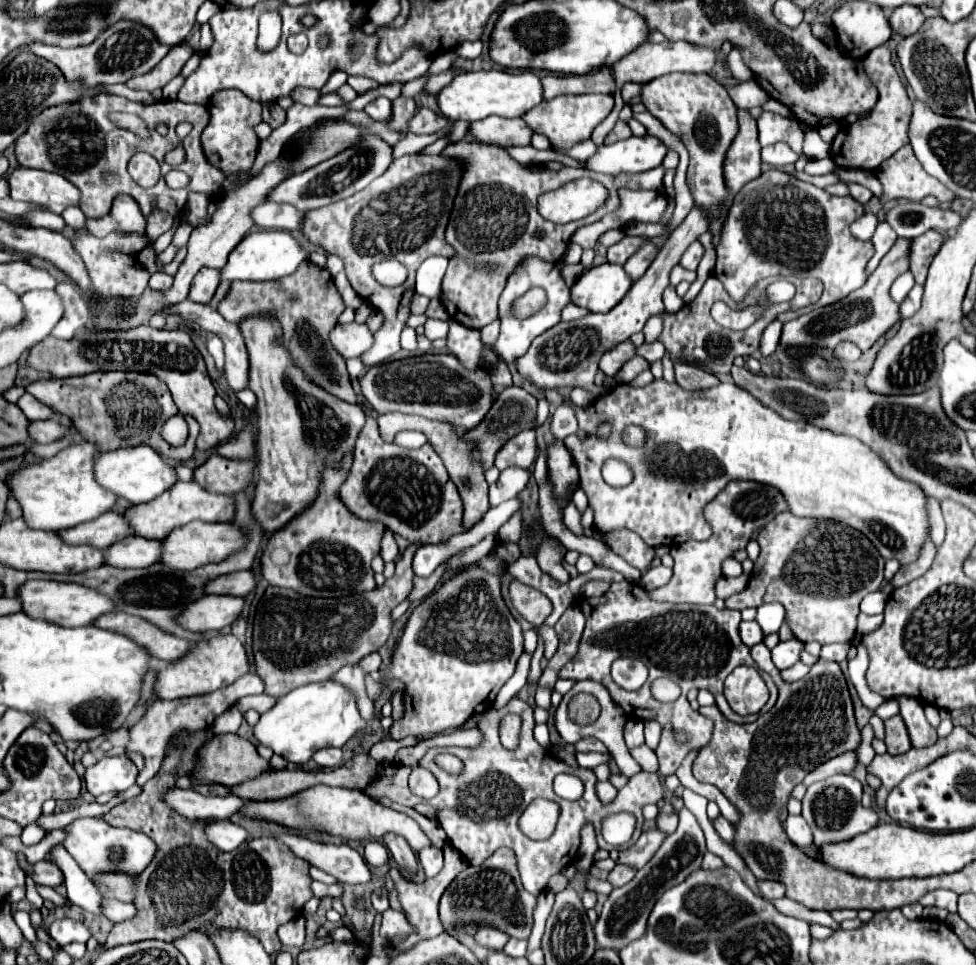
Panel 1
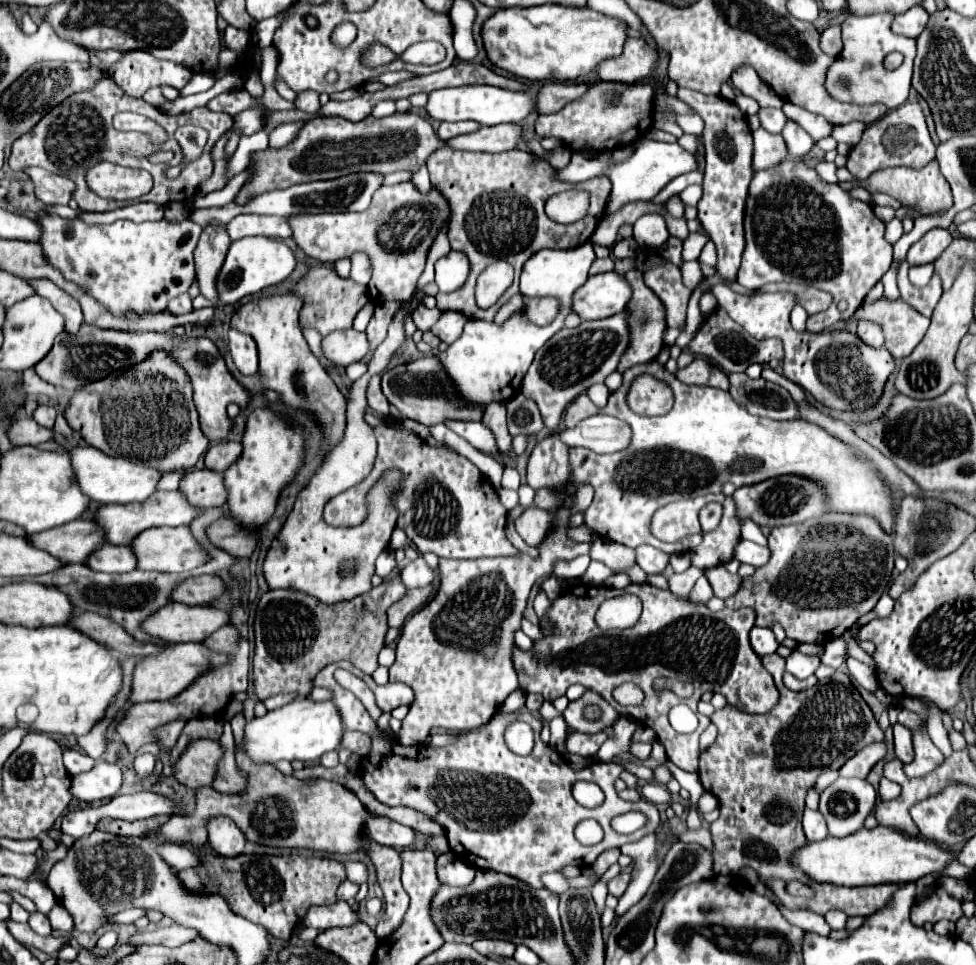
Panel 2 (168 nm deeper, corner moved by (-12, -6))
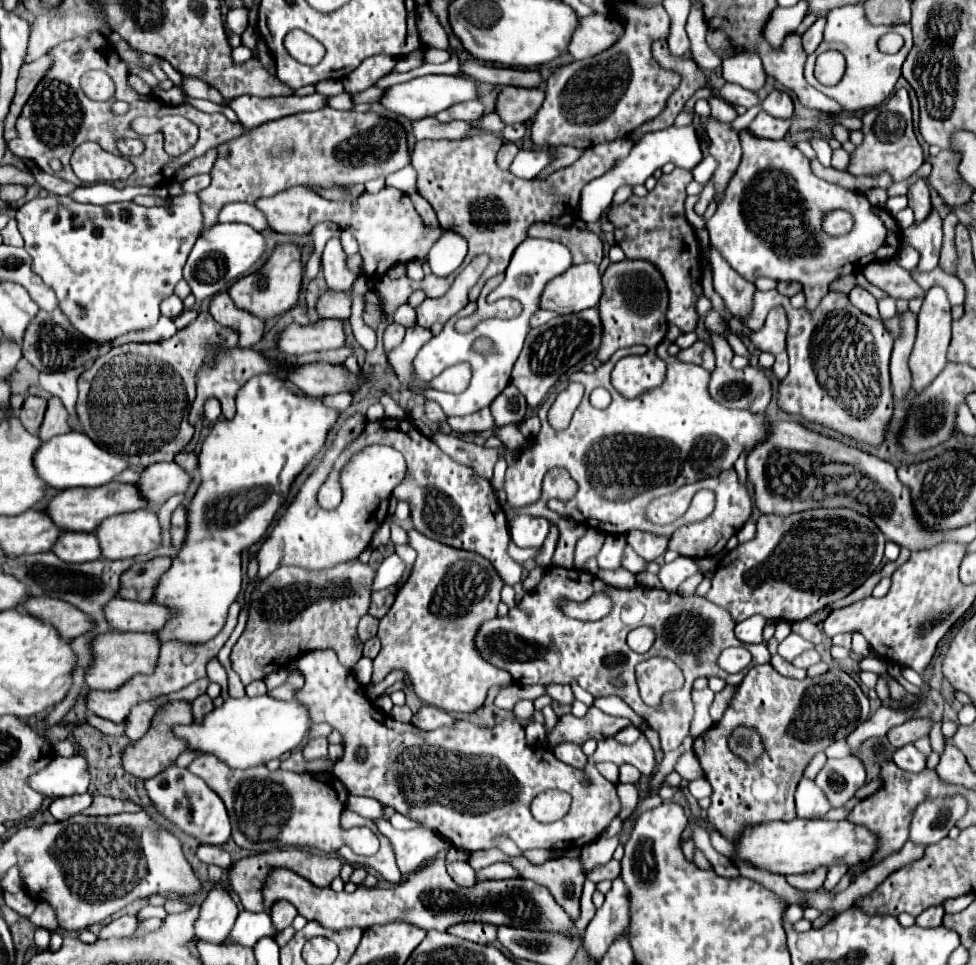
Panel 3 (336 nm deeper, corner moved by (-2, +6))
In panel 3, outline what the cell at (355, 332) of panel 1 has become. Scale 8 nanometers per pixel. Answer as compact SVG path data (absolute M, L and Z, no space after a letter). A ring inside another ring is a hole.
M320 319L304 327L290 325L280 333L278 341L278 347L282 347L282 351L294 355L340 349L344 345L346 345L346 331L344 323L338 319Z

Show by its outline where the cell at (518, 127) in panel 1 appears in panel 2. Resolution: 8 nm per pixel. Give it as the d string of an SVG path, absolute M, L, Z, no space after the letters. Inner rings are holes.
M500 124L494 127L482 127L476 133L452 137L446 141L446 147L458 149L458 151L488 151L488 153L500 153L510 151L522 141L522 129L516 124Z

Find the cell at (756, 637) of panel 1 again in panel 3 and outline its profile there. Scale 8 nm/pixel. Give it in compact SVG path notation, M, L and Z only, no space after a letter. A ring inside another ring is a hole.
M750 617L746 621L740 621L736 625L736 637L742 641L742 643L762 643L762 629L766 625L766 619L764 617Z

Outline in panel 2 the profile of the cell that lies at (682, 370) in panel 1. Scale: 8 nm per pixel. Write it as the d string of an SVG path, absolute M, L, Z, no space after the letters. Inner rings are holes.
M696 357L688 367L680 369L676 377L686 385L712 385L718 389L728 389L728 375L716 365L708 363L702 357Z

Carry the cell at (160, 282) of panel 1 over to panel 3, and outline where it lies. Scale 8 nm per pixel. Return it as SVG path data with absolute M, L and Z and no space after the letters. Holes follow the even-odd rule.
M172 293L170 297L166 297L164 301L162 301L162 305L160 305L160 311L162 311L162 315L166 315L166 317L178 317L182 311L184 311L184 305L182 305L182 299L176 295L176 293Z

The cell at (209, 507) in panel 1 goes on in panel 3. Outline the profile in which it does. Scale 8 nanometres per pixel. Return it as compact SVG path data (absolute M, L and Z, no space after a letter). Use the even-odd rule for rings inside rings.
M110 483L104 489L66 489L58 493L50 505L48 513L58 521L58 525L64 525L66 531L82 531L82 533L92 533L100 527L100 523L112 515L120 513L130 513L138 509L148 509L150 503L142 497L140 489L136 485L126 485L126 483Z

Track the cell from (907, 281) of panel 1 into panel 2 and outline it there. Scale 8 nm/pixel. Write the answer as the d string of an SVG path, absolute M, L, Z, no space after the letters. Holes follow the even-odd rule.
M918 265L918 267L910 267L910 281L918 287L926 285L930 281L934 273L934 265Z

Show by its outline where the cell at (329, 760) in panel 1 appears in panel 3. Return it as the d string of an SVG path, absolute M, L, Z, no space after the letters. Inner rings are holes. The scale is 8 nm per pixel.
M316 737L316 739L310 739L308 743L306 743L306 747L302 749L302 753L304 753L304 757L308 759L308 761L312 761L312 759L322 759L322 757L326 757L328 755L328 741L324 739L324 737Z

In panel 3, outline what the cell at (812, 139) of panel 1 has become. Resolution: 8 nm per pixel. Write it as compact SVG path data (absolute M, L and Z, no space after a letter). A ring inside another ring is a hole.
M840 147L840 149L836 149L834 153L832 153L832 167L836 167L836 169L846 169L846 165L848 165L848 161L850 161L850 155Z

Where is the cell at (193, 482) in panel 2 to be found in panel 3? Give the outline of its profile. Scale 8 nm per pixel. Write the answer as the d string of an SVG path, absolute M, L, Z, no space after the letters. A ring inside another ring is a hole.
M174 461L150 465L142 471L138 487L150 497L150 505L162 505L172 495L186 493L192 483L192 477Z

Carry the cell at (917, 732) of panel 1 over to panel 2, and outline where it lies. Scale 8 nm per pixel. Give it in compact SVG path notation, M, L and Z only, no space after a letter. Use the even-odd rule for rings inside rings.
M926 729L914 733L914 751L914 761L904 765L904 773L908 777L926 777L928 773L932 773L932 769L936 769L936 765L940 765L940 761L944 761L944 755L930 741Z

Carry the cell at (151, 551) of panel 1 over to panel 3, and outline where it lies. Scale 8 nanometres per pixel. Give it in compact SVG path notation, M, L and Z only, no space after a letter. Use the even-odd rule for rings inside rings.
M64 533L62 541L58 541L58 549L52 549L62 561L70 563L86 563L102 557L102 549L94 533Z

